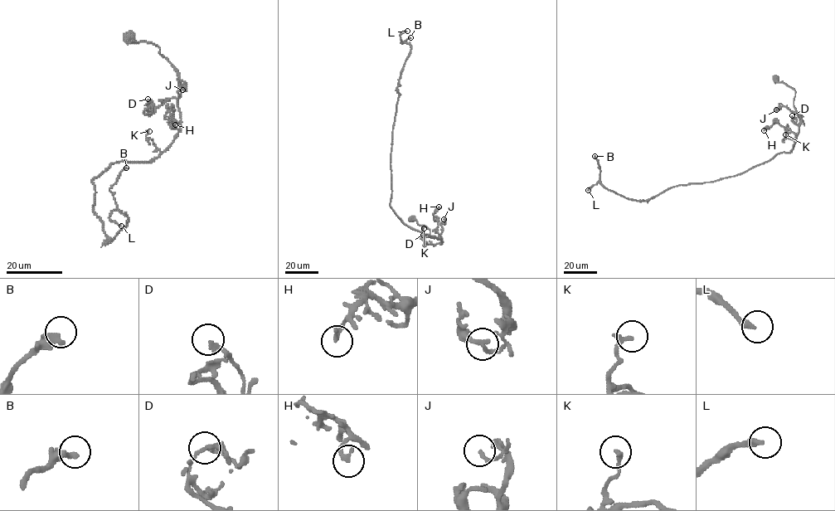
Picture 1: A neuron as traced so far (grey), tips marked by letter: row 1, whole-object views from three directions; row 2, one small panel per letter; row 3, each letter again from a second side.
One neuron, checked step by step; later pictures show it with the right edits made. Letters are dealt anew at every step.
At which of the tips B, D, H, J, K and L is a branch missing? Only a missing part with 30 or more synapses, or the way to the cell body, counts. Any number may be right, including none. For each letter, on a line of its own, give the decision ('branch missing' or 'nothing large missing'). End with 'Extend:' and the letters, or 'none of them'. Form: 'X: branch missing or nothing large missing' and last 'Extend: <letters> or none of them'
B: branch missing
D: nothing large missing
H: nothing large missing
J: nothing large missing
K: nothing large missing
L: branch missing
Extend: B, L

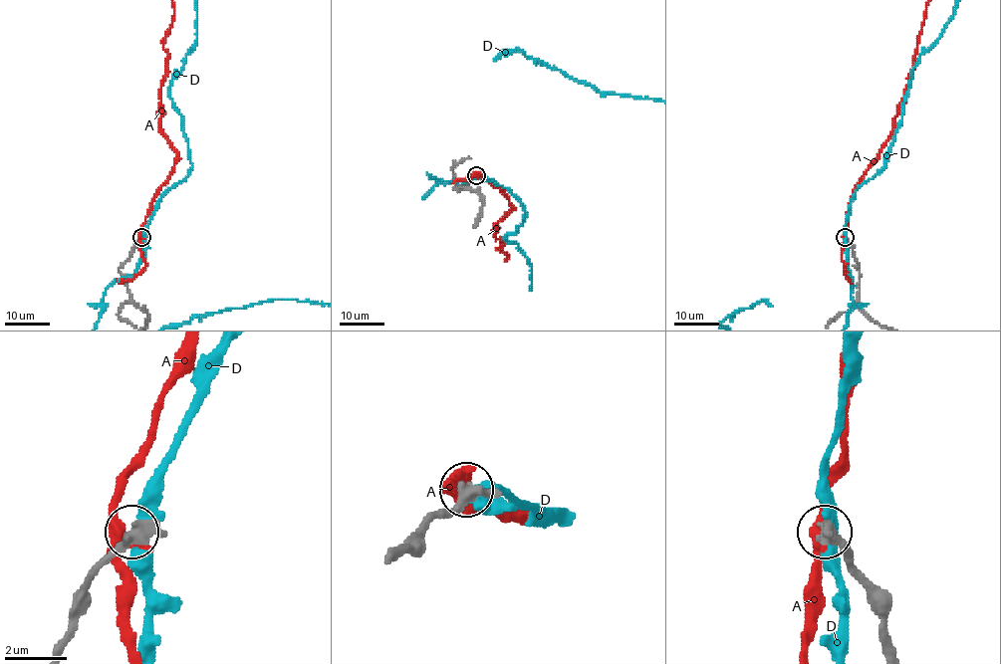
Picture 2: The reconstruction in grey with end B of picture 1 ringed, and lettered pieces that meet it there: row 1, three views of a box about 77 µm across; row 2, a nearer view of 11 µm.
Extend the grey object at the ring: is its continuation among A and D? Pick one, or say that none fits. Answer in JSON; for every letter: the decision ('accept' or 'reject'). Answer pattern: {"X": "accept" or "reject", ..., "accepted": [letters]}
{"A": "reject", "D": "reject", "accepted": []}

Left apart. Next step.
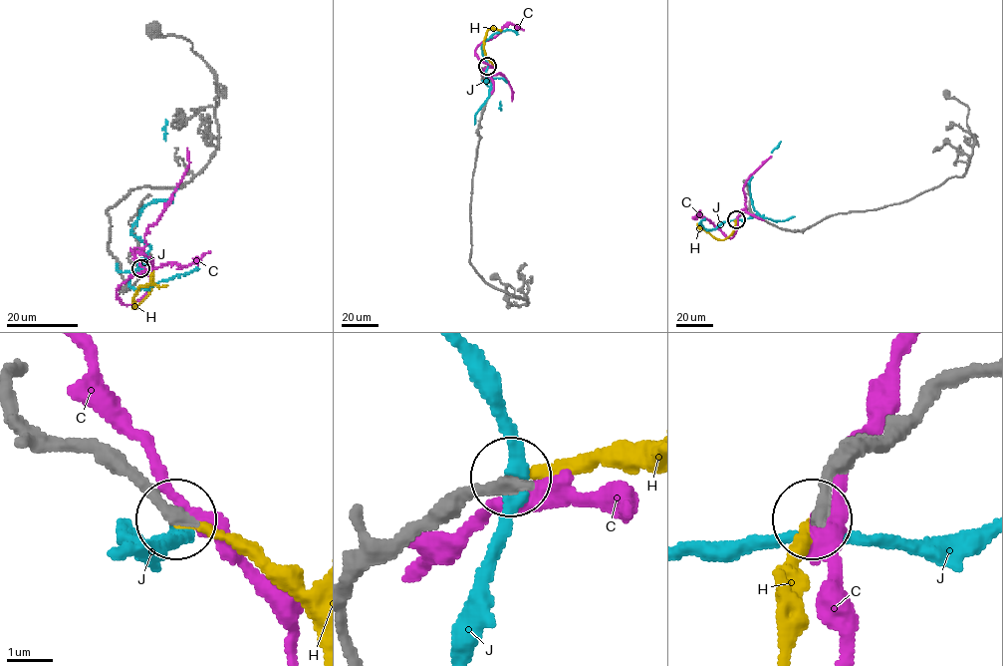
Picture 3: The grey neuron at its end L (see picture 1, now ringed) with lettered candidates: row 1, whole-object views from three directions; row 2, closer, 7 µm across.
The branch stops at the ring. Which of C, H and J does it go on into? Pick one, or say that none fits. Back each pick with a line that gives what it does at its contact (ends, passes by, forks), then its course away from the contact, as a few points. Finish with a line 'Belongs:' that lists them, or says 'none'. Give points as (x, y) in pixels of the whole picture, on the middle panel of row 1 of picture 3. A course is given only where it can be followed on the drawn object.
H: it ends; course (488, 66), (494, 65), (484, 53), (483, 39), (489, 29), (501, 30)
Belongs: H

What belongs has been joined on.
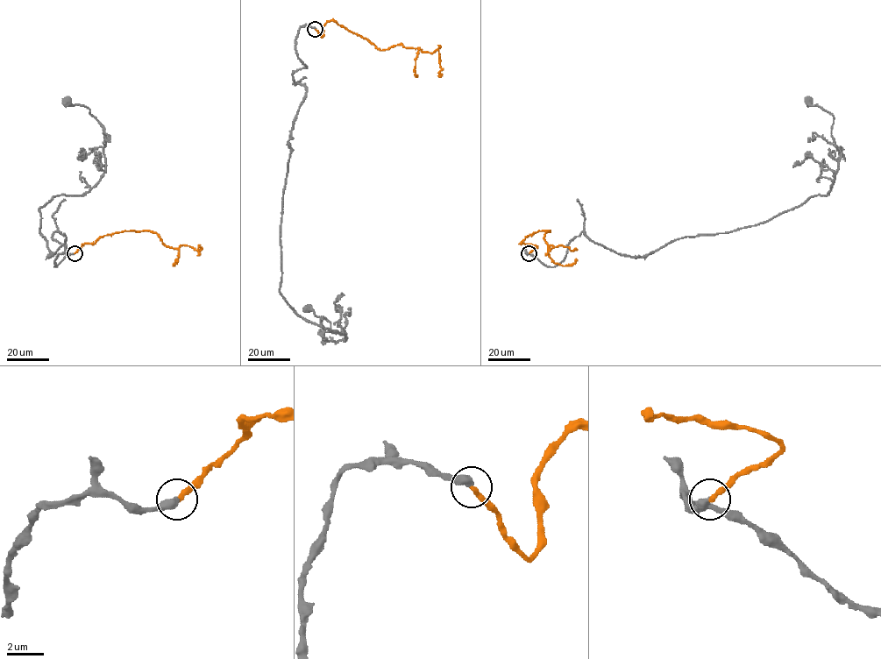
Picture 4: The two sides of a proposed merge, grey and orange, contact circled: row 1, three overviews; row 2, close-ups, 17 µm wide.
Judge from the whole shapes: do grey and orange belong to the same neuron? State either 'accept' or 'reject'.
accept

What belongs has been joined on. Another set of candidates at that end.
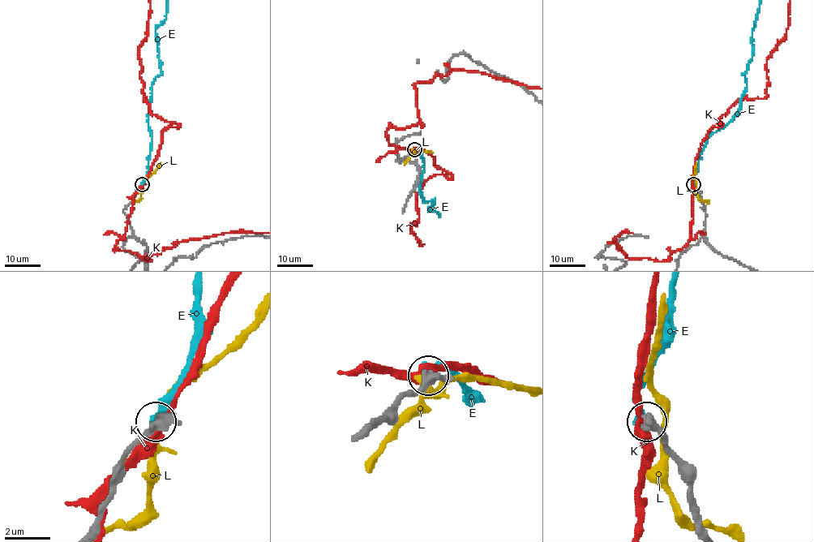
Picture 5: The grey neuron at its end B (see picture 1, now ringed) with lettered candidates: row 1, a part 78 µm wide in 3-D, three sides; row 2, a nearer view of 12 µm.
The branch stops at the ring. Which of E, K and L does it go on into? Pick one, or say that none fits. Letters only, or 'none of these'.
E

